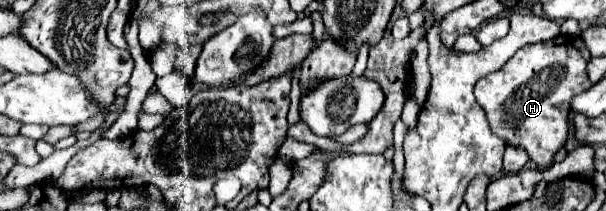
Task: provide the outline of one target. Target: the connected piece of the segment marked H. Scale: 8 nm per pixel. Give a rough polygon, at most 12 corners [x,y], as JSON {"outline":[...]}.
{"outline":[[580,36],[526,44],[476,86],[490,130],[548,170],[590,88]]}

